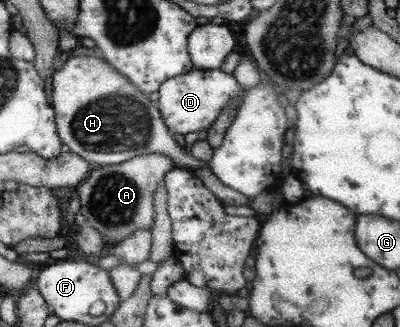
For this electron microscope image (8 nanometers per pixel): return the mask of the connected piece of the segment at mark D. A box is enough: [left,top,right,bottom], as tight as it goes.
[157,68,247,135]

